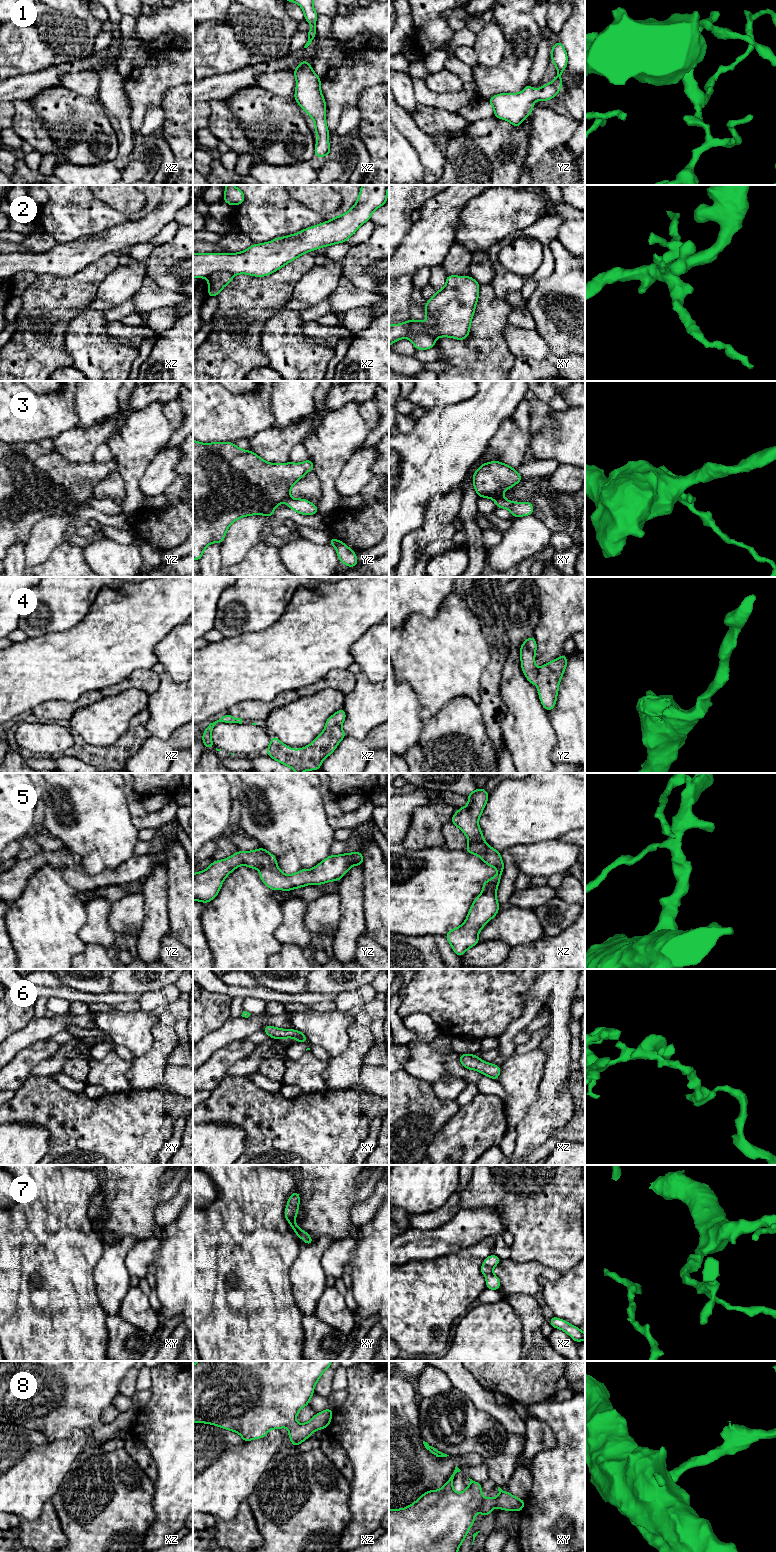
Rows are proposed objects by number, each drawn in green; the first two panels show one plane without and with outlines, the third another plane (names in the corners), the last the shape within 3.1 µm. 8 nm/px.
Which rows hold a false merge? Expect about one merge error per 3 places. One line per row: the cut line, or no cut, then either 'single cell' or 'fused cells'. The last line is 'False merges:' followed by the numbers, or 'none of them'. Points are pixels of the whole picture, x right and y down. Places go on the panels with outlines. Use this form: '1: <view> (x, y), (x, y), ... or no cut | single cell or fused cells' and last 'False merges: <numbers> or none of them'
1: no cut | single cell
2: xy (407, 335), (410, 329), (416, 323), (419, 323), (434, 339) | fused cells
3: xy (501, 497), (495, 500) | fused cells
4: no cut | single cell
5: no cut | single cell
6: no cut | single cell
7: no cut | single cell
8: no cut | single cell
False merges: 2, 3

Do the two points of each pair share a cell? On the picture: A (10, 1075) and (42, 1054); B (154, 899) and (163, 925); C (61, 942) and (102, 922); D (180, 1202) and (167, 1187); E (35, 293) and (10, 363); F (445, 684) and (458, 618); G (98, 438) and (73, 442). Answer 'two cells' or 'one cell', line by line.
A: one cell
B: one cell
C: two cells
D: two cells
E: one cell
F: one cell
G: one cell

